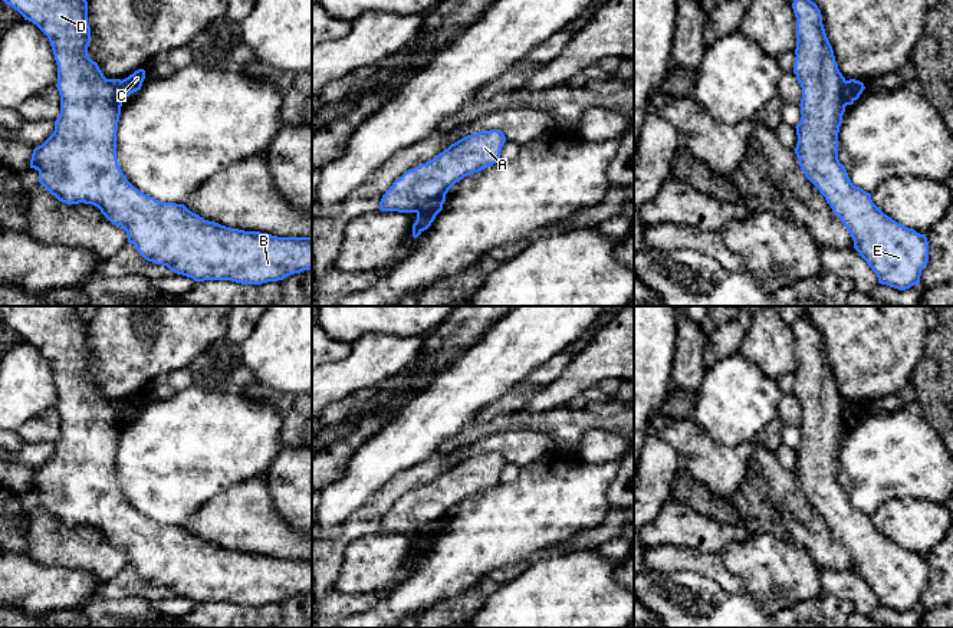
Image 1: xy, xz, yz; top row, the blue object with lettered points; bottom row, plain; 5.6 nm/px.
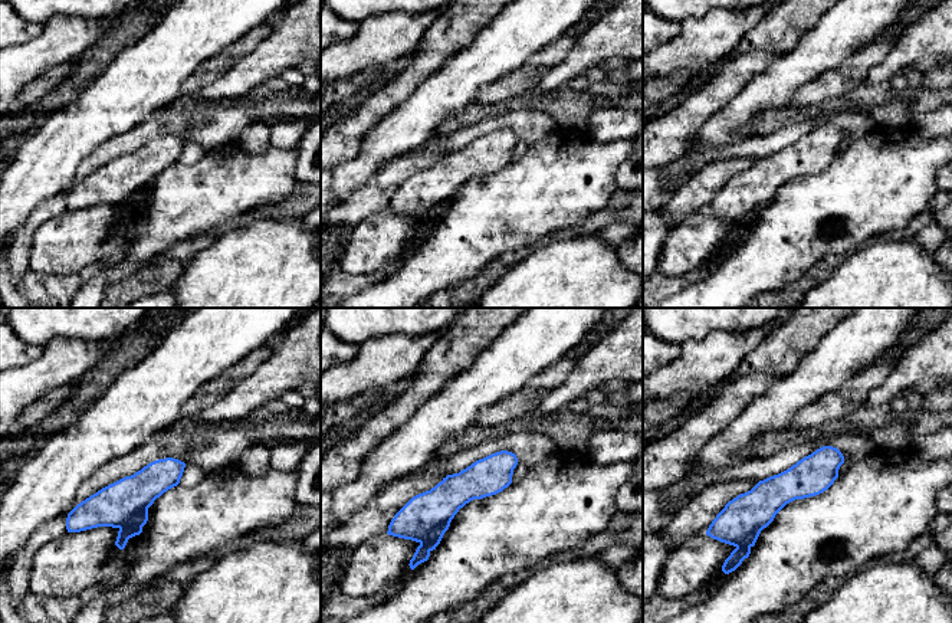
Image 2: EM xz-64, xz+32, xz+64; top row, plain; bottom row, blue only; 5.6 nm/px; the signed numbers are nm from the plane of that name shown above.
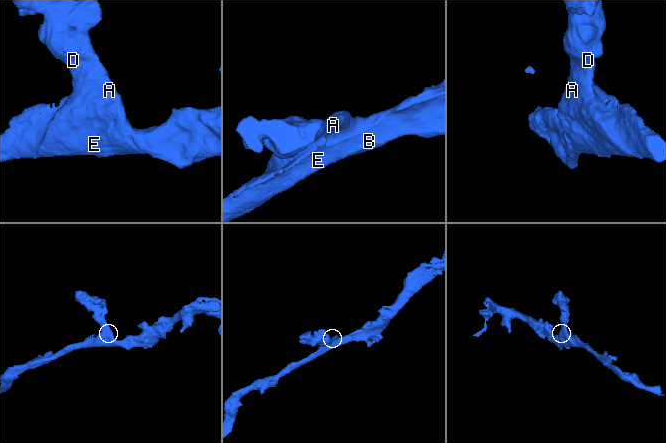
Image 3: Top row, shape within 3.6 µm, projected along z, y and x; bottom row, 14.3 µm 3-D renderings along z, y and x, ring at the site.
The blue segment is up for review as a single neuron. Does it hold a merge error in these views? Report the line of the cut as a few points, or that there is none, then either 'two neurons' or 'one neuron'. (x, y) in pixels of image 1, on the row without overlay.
cut in xz along (444, 516), (430, 522), (417, 535); two neurons

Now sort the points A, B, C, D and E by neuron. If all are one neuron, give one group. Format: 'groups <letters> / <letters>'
groups A B D E / C

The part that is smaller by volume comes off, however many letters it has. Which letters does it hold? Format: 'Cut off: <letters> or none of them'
Cut off: C

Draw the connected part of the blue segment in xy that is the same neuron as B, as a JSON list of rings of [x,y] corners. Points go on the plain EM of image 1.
[[[0,306],[1,320],[24,342],[36,346],[49,361],[57,387],[56,410],[60,417],[60,437],[53,456],[33,471],[30,490],[39,493],[39,504],[59,523],[92,526],[115,548],[121,548],[138,575],[148,583],[167,588],[171,594],[204,602],[231,602],[243,606],[262,606],[312,591],[312,559],[277,559],[260,553],[244,553],[204,542],[184,526],[162,525],[135,510],[124,497],[116,480],[116,453],[122,422],[121,401],[106,401],[98,385],[88,378],[91,349],[88,323],[73,306]]]

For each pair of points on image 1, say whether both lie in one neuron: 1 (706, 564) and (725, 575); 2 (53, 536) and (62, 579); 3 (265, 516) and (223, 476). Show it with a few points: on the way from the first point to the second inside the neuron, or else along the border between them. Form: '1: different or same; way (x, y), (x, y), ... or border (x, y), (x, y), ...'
1: same; way (710, 565), (720, 574)
2: different; border (28, 555), (43, 565), (88, 569), (92, 575)
3: different; border (263, 476), (236, 483), (204, 505)

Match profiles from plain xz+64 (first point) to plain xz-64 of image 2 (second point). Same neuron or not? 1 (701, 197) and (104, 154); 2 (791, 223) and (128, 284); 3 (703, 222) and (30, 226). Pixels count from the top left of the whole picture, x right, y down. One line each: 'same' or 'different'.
1: same
2: different
3: different

